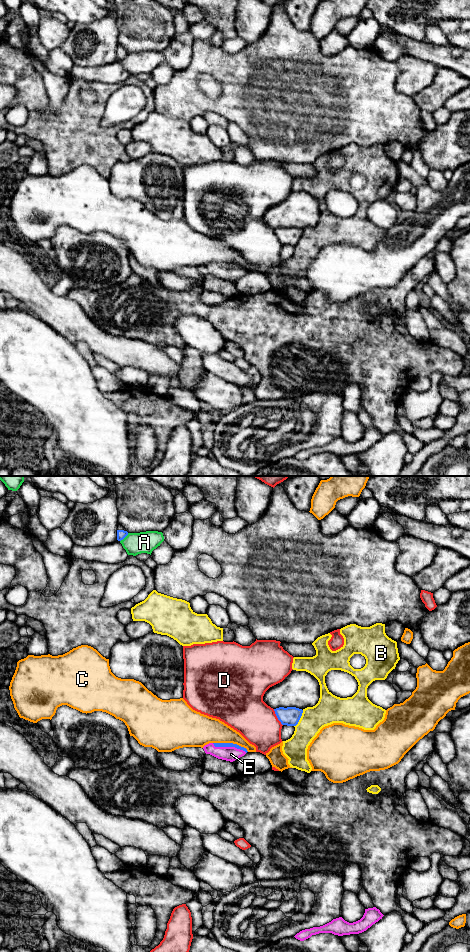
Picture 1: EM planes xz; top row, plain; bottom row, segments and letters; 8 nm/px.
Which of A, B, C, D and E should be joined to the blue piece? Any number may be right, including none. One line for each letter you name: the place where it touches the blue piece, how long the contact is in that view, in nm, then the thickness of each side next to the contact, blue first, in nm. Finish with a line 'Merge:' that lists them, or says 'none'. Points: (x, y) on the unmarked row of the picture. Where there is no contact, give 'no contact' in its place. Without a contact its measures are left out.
E: meets blue in xz at (229, 266); contact 280 nm long; 30 nm thick on the blue side, 120 nm on the other
Merge: E

